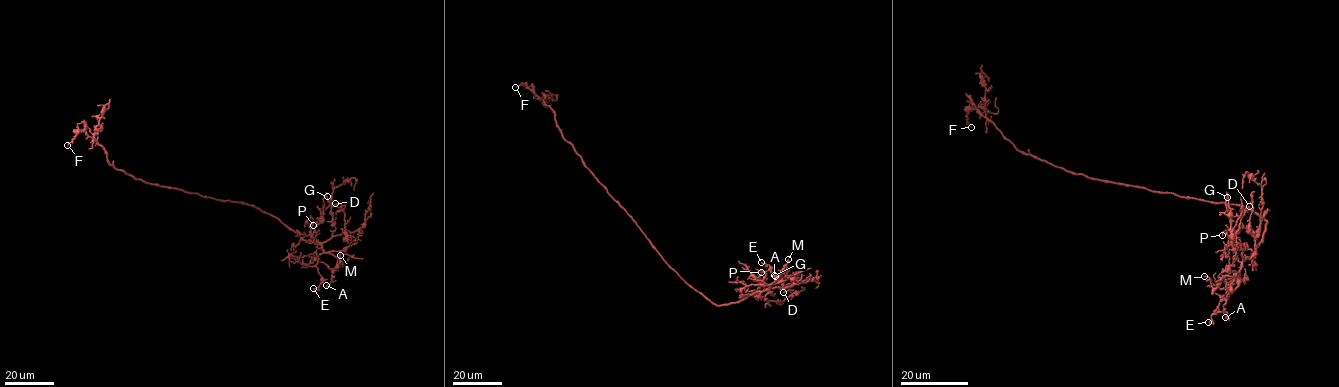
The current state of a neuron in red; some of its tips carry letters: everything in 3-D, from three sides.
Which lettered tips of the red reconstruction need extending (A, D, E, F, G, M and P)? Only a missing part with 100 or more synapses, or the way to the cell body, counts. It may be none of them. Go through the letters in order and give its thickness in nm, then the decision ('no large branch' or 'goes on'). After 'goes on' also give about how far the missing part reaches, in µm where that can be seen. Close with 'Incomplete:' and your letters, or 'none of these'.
A: 160 nm thick; no large branch
D: 130 nm thick; no large branch
E: 180 nm thick; no large branch
F: 180 nm thick; no large branch
G: 150 nm thick; no large branch
M: 140 nm thick; no large branch
P: 110 nm thick; no large branch
Incomplete: none of these

